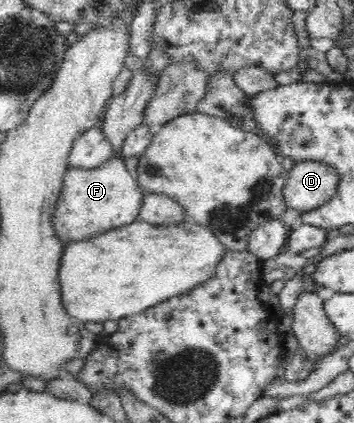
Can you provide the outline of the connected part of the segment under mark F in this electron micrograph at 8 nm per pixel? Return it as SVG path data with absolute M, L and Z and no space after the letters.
M115 156L98 169L70 167L63 178L63 187L52 220L53 230L63 248L70 242L83 242L104 235L137 221L143 198L142 188L126 169L120 156Z

